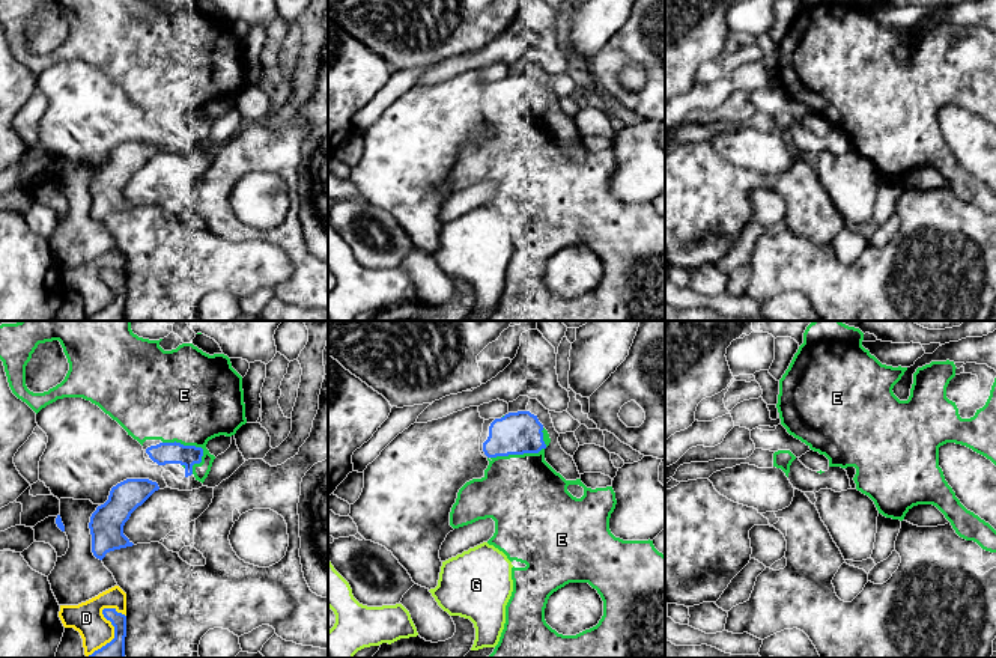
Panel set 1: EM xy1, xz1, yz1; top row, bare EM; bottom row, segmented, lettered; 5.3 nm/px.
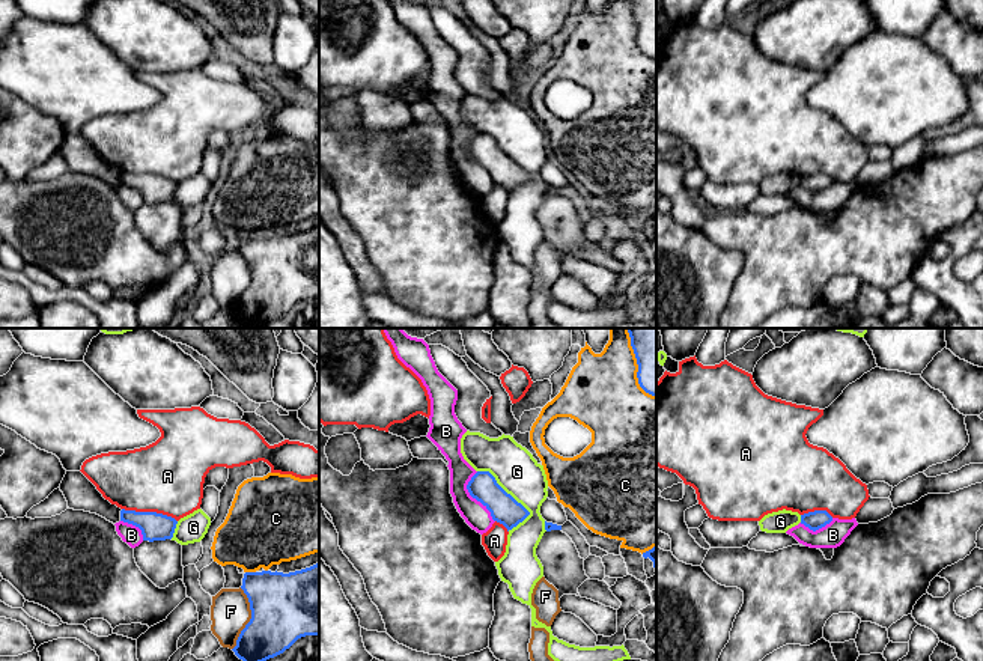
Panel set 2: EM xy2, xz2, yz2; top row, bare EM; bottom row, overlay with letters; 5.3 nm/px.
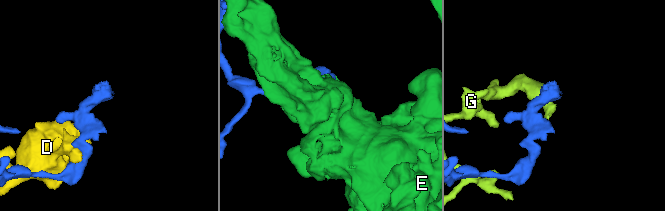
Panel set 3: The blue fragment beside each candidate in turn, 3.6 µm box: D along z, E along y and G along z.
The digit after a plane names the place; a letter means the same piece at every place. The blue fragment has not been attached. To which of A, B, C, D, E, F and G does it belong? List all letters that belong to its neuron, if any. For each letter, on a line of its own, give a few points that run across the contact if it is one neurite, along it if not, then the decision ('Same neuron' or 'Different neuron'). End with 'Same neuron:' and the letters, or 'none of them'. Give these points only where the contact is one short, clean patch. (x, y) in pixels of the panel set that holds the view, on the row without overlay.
A: Different neuron
B: Line: xz2 (476, 134), (467, 148), (467, 154), (489, 175), (494, 184). Different neuron
C: Different neuron
D: Different neuron
E: Same neuron
F: Different neuron
G: Different neuron
Same neuron: E

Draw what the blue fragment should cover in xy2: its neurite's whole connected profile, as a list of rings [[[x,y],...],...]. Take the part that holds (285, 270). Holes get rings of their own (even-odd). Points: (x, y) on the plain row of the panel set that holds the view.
[[[319,226],[289,236],[245,235],[241,251],[248,260],[251,282],[232,313],[247,328],[257,328],[283,316],[301,300],[319,298]]]

